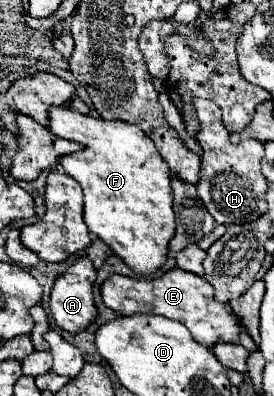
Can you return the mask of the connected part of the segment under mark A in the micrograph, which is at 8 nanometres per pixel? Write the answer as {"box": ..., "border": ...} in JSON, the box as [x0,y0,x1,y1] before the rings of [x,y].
{"box":[50,257,98,333],"border":[[[86,257],[78,259],[72,267],[66,269],[64,275],[56,279],[52,287],[52,297],[50,297],[50,311],[60,329],[68,333],[80,333],[98,317],[98,309],[94,305],[94,295],[92,295],[94,281],[96,281],[96,269],[92,261]]]}

